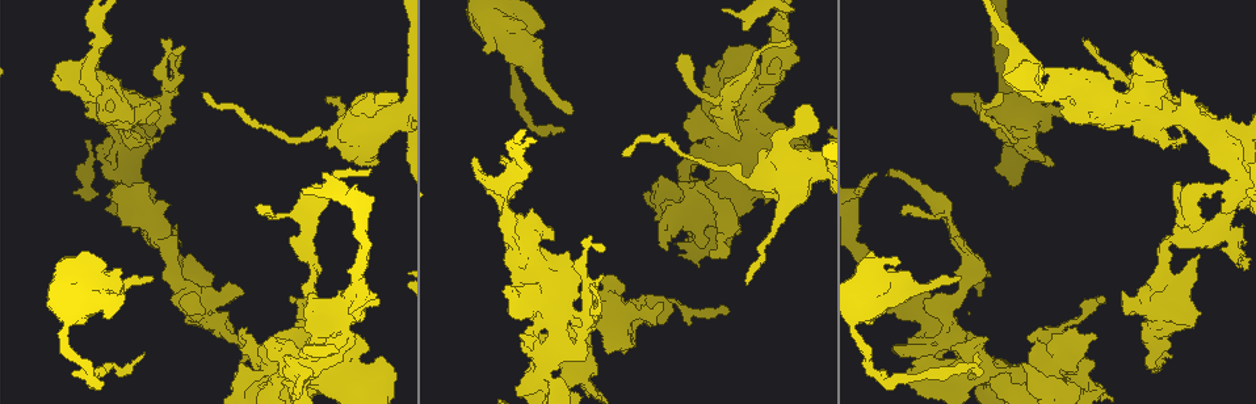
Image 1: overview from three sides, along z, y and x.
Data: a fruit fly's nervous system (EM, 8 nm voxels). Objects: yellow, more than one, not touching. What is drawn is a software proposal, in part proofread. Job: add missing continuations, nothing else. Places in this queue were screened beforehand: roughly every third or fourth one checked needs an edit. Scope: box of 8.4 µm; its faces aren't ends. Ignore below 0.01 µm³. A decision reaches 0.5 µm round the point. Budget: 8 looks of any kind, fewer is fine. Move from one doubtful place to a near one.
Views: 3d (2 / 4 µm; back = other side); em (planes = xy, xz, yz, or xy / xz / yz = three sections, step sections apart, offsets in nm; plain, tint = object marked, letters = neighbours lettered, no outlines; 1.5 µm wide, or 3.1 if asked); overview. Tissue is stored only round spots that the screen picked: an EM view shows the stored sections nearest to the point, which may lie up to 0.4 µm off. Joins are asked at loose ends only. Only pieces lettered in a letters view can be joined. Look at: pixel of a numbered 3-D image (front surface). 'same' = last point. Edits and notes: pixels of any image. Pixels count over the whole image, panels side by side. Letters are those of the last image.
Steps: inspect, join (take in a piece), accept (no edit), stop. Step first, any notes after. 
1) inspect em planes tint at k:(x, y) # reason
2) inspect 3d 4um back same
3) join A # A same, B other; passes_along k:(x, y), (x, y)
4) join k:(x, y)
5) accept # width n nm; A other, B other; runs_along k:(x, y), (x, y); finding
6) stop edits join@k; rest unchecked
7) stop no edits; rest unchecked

inspect em yz step 4 plain at 1:(242, 294) # branch stops here

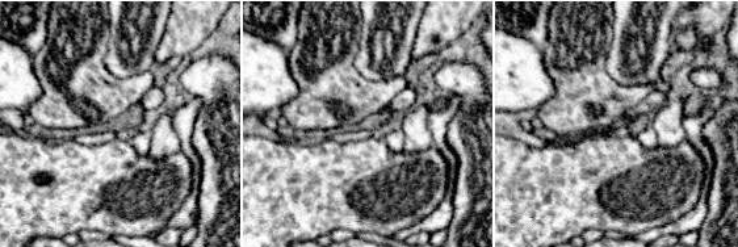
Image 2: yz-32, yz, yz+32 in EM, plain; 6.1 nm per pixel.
inspect em yz step 4 letters same # see the neighbours

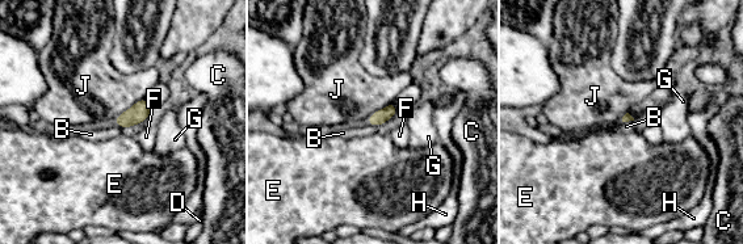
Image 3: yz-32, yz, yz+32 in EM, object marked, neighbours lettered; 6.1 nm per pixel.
accept # B other, C other, D other, E other, F other, G other, H other, J other; no lettered piece goes on from it

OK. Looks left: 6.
inspect em planes letters at 1:(564, 129) # tapers out

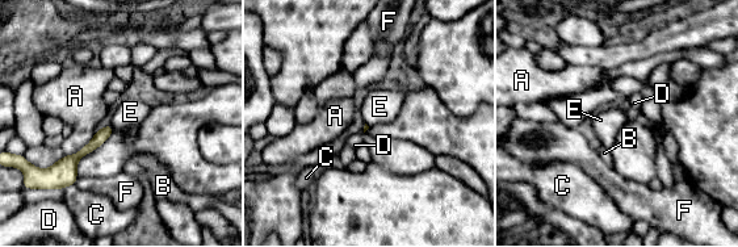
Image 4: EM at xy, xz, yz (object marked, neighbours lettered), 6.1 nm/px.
accept # A other, B other, C other, D other, E other, F other; border 4:(110, 122), (113, 130); none of them fits

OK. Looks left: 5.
inspect 3d 2um at 1:(326, 101) # an open end

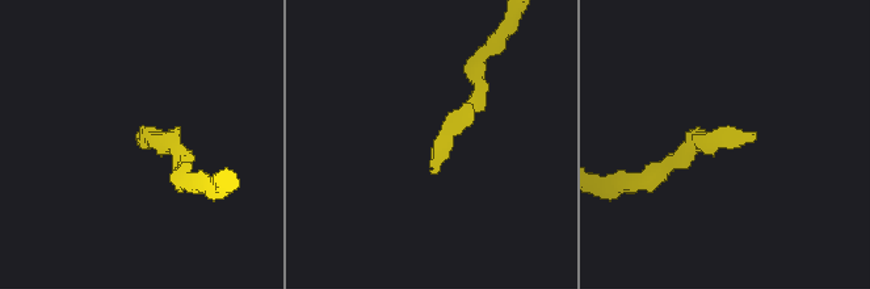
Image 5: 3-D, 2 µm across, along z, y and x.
inspect em planes letters at 5:(147, 142) # shape alone is not enough

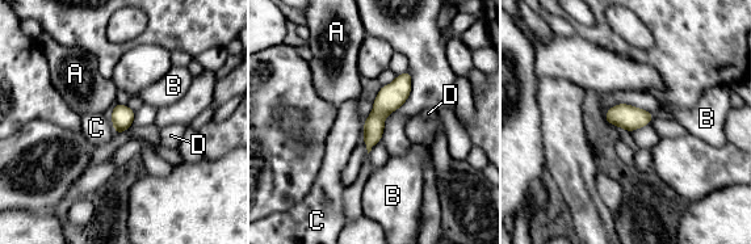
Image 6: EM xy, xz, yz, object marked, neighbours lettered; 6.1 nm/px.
accept # A other, B other, C other, D other; runs_along 6:(407, 76), (378, 113), (369, 144); no lettered piece goes on from it

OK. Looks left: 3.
stop no edits; rest unchecked

